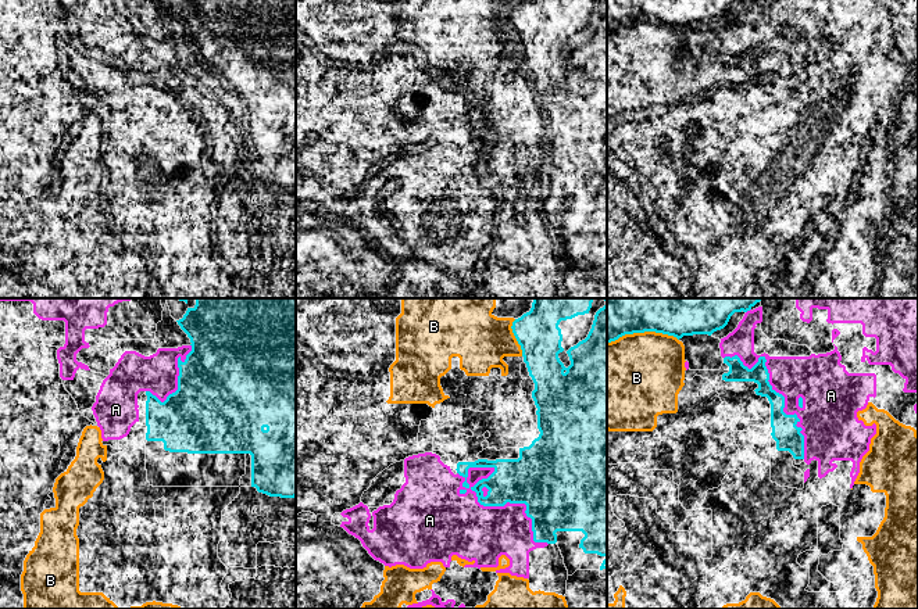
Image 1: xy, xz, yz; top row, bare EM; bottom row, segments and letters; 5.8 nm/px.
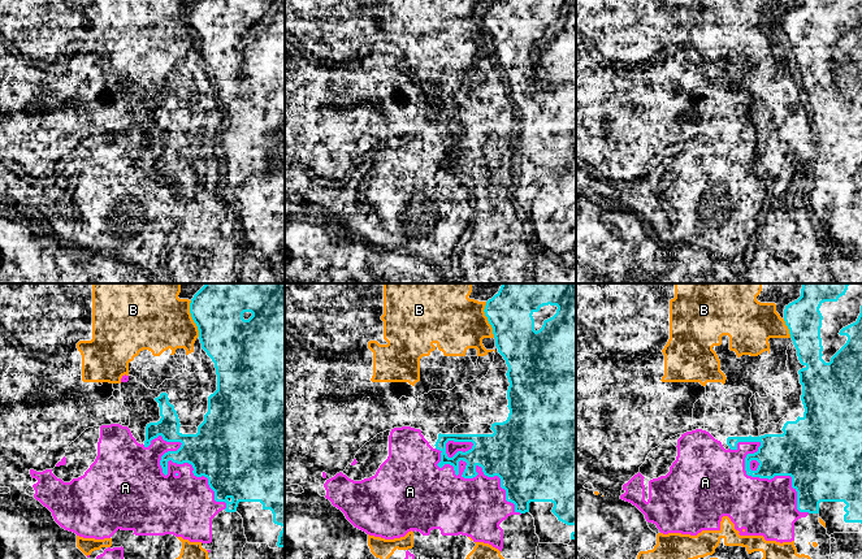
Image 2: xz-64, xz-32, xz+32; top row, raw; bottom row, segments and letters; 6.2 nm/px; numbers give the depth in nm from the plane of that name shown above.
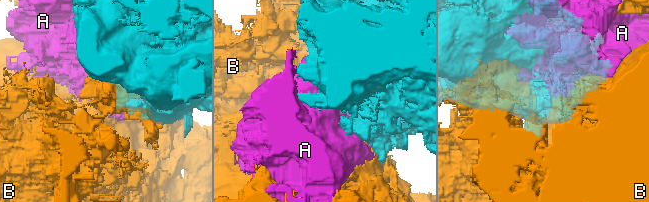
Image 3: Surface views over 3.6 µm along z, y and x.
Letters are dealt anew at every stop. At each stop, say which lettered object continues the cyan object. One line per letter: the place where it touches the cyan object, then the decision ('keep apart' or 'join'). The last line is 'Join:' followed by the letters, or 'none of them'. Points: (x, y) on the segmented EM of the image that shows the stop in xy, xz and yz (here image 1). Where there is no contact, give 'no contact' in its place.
A: meets cyan in xz at (511, 502); keep apart
B: meets cyan in yz at (642, 332); keep apart
Join: none of them

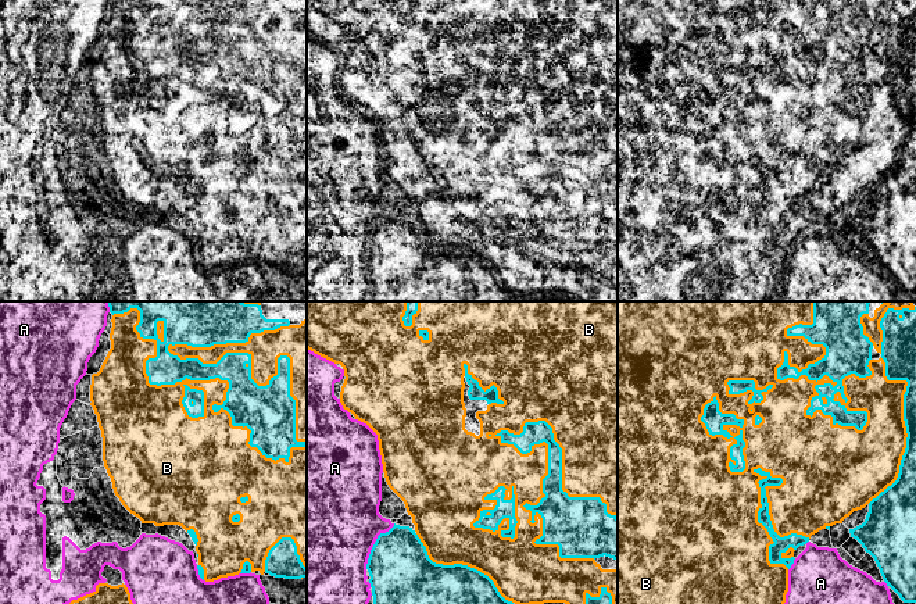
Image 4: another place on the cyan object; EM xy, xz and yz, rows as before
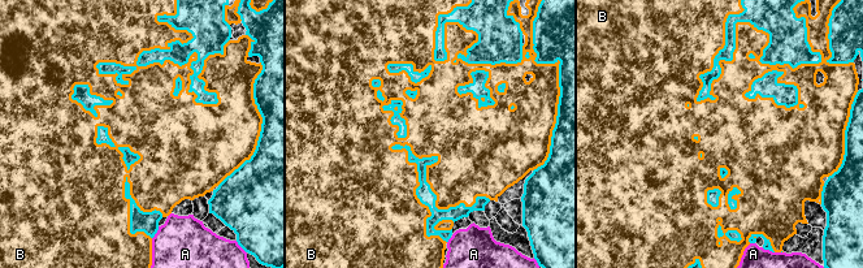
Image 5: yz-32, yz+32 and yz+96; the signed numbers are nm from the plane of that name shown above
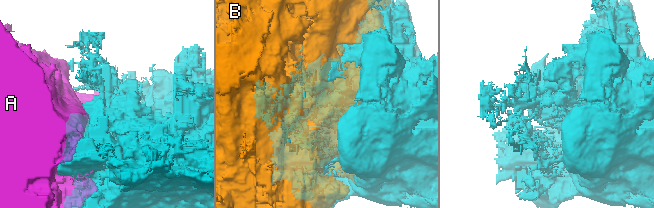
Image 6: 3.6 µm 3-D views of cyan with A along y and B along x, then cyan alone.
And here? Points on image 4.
A: meets cyan in xz at (374, 544); keep apart
B: meets cyan in yz at (808, 367); join
Join: B

